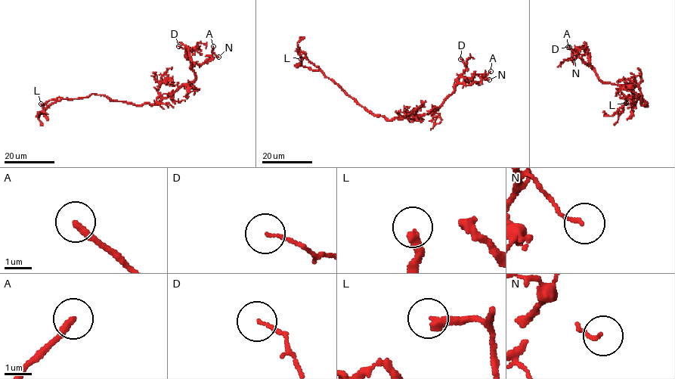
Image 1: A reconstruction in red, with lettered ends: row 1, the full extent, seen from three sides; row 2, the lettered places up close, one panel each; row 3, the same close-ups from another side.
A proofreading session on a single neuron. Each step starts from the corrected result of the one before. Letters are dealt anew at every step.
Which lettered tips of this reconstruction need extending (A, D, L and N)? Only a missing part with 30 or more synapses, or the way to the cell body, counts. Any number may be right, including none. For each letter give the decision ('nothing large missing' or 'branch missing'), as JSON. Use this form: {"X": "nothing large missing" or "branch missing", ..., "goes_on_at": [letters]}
{"A": "branch missing", "D": "nothing large missing", "L": "nothing large missing", "N": "nothing large missing", "goes_on_at": ["A"]}

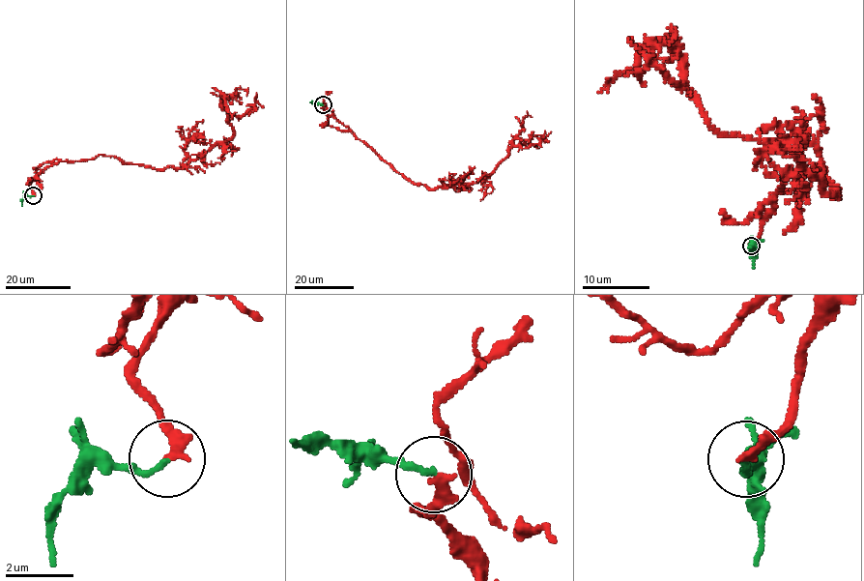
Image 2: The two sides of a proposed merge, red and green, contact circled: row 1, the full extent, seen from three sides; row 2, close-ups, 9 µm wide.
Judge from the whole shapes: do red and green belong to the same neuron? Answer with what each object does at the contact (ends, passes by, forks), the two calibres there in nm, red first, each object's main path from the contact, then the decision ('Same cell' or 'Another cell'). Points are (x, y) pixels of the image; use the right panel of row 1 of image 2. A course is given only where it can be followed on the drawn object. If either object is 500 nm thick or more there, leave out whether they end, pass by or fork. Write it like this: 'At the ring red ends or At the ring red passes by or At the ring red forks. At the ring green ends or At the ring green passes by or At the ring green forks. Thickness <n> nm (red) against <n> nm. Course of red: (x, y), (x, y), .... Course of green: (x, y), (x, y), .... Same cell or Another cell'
At the ring red ends. At the ring green ends. Thickness 300 nm (red) against 180 nm. Course of red: (751, 245), (787, 178), (823, 166), (838, 196), (780, 143), (710, 125), (663, 42), (597, 93). Course of green: (751, 246), (754, 254), (752, 267). Same cell

